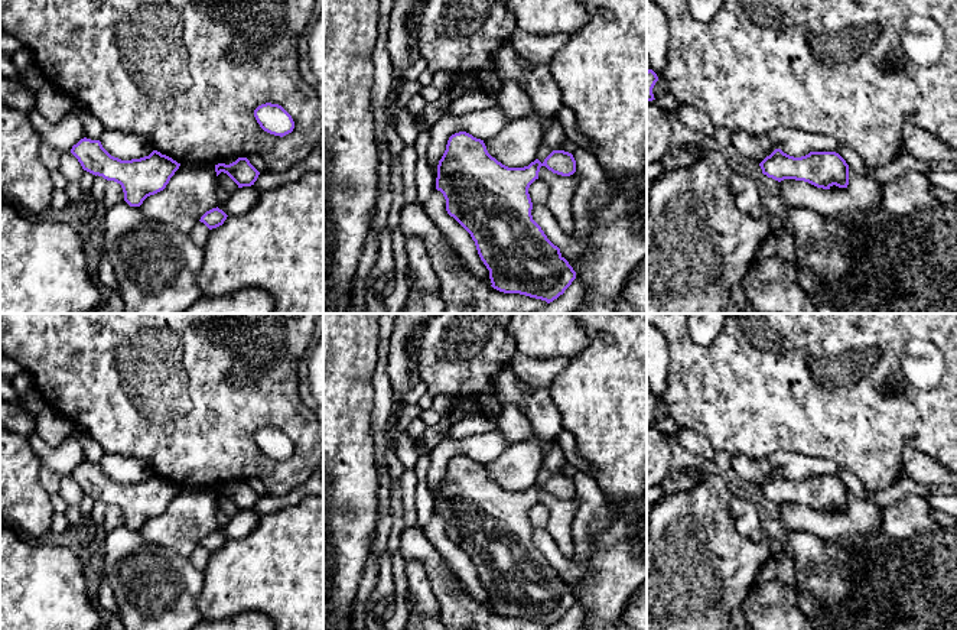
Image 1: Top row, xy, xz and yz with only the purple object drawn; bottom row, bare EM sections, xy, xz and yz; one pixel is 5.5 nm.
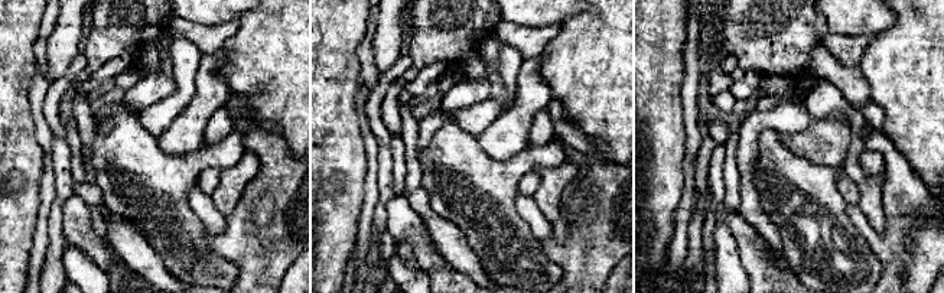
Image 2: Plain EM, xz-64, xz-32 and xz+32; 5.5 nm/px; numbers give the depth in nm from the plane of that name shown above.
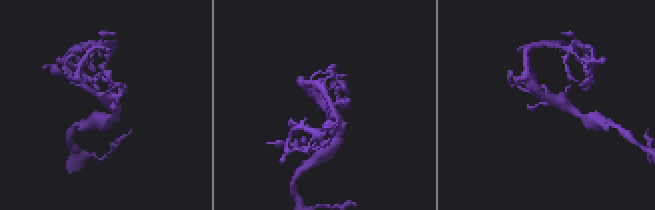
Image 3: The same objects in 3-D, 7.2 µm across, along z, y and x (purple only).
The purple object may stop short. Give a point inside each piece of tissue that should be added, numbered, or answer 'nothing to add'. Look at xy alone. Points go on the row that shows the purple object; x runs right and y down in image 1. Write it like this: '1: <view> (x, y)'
nothing to add

